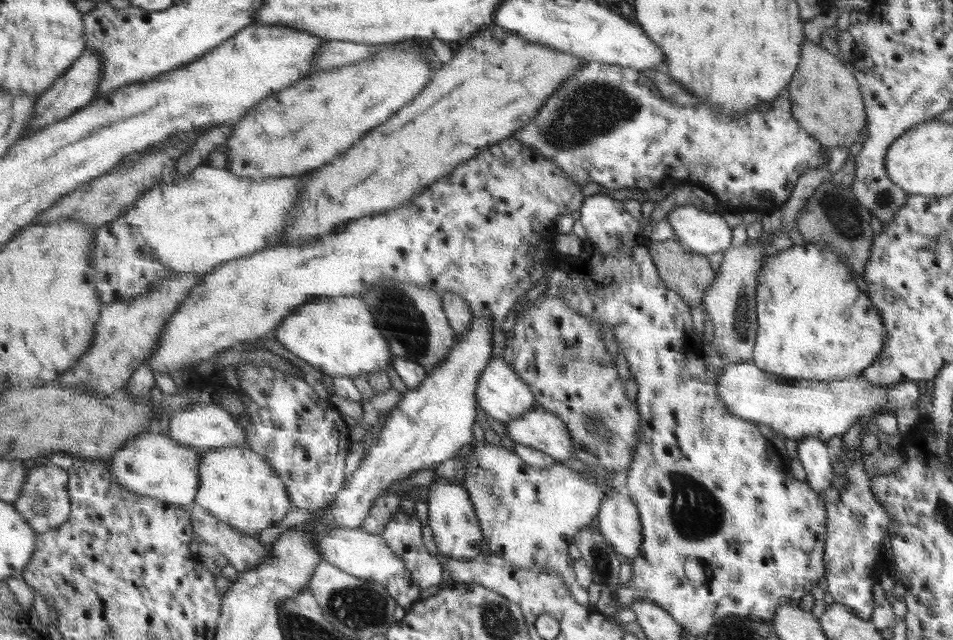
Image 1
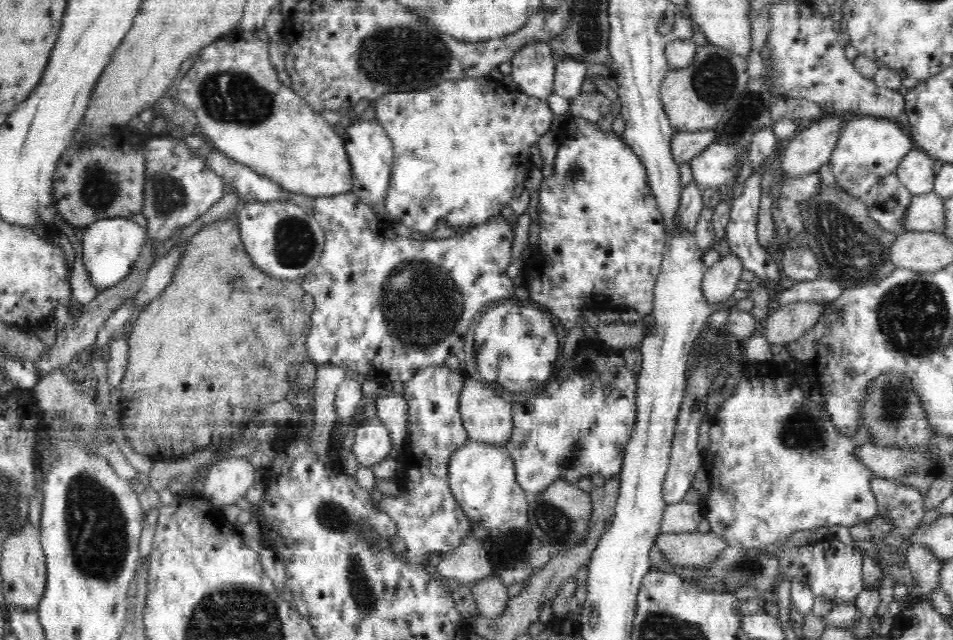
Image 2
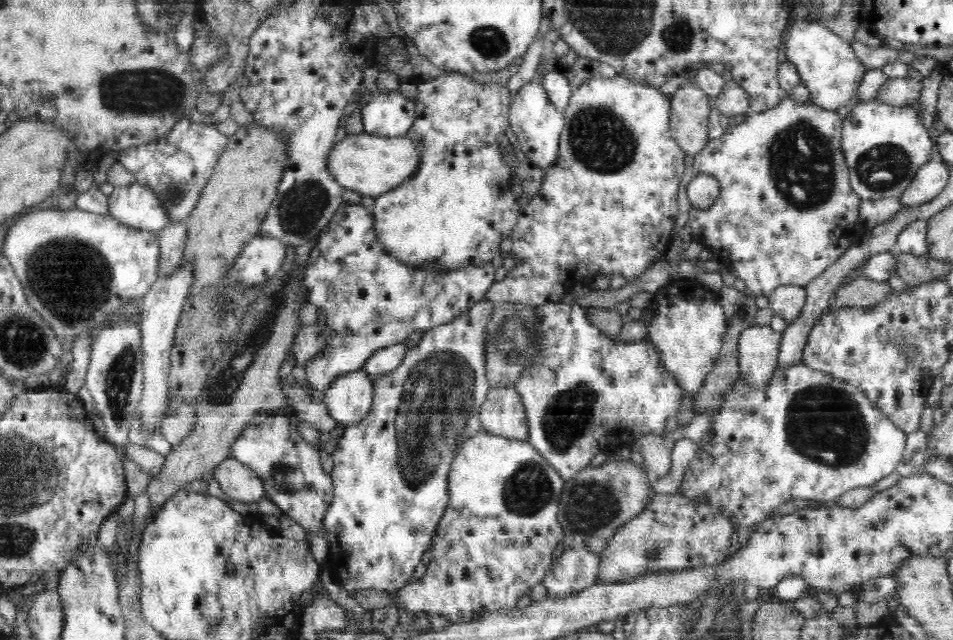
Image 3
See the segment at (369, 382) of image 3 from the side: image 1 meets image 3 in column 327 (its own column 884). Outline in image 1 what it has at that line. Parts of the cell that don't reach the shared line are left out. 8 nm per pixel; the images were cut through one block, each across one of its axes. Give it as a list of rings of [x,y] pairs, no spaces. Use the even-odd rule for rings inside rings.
[[[752,362],[726,365],[717,376],[716,390],[734,416],[766,424],[787,438],[800,440],[814,436],[825,442],[832,436],[844,435],[859,418],[871,418],[884,407],[914,408],[920,396],[920,388],[912,380],[894,384],[893,388],[870,386],[862,374],[836,381],[790,382],[761,372]]]

